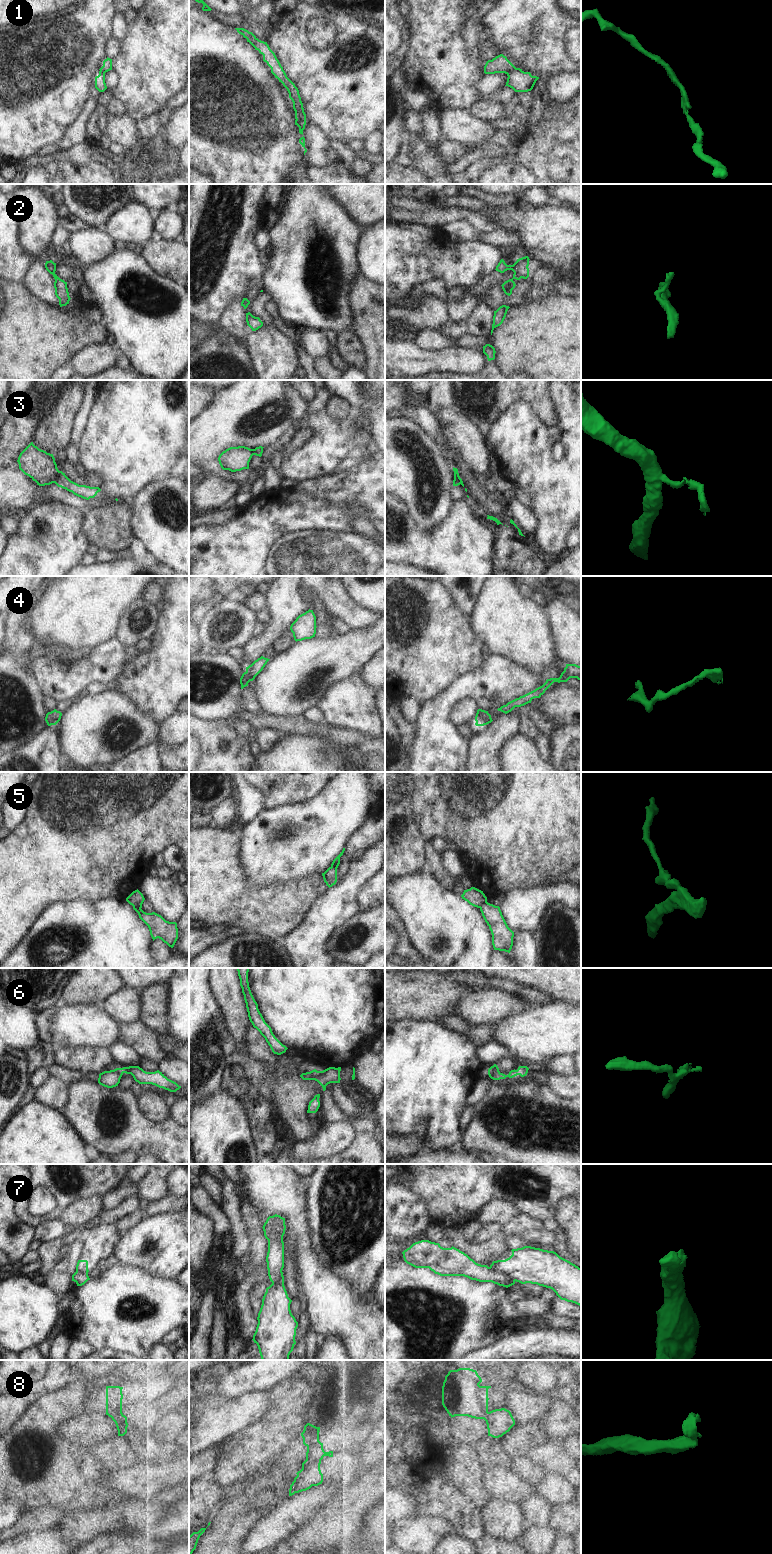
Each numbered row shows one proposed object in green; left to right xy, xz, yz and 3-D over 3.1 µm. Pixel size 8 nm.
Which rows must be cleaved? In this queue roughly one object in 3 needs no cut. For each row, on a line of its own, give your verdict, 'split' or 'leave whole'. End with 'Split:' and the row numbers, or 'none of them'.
1: split
2: leave whole
3: split
4: leave whole
5: split
6: split
7: split
8: split
Split: 1, 3, 5, 6, 7, 8

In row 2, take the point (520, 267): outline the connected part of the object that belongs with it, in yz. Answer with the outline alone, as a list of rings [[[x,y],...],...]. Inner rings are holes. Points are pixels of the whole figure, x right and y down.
[[[525,256],[517,259],[513,265],[507,265],[503,259],[500,260],[496,266],[496,271],[504,273],[507,270],[512,270],[514,272],[513,278],[505,281],[501,286],[504,293],[508,296],[512,294],[512,290],[515,288],[516,284],[514,279],[520,280],[521,278],[527,279],[529,277],[529,257]]]

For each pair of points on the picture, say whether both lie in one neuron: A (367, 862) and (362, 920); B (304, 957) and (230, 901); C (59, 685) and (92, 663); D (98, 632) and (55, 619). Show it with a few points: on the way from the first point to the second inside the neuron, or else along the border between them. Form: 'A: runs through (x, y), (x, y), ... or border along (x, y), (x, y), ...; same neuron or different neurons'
A: border along (361, 910), (341, 924); different neurons
B: border along (302, 922), (284, 937); different neurons
C: runs through (67, 680), (73, 679), (84, 669); same neuron
D: runs through (87, 621), (85, 619), (66, 619); same neuron

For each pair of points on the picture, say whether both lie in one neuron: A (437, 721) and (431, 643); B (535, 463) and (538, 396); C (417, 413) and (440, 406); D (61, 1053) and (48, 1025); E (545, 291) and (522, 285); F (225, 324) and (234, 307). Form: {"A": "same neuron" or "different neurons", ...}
{"A": "different neurons", "B": "different neurons", "C": "different neurons", "D": "different neurons", "E": "different neurons", "F": "same neuron"}

